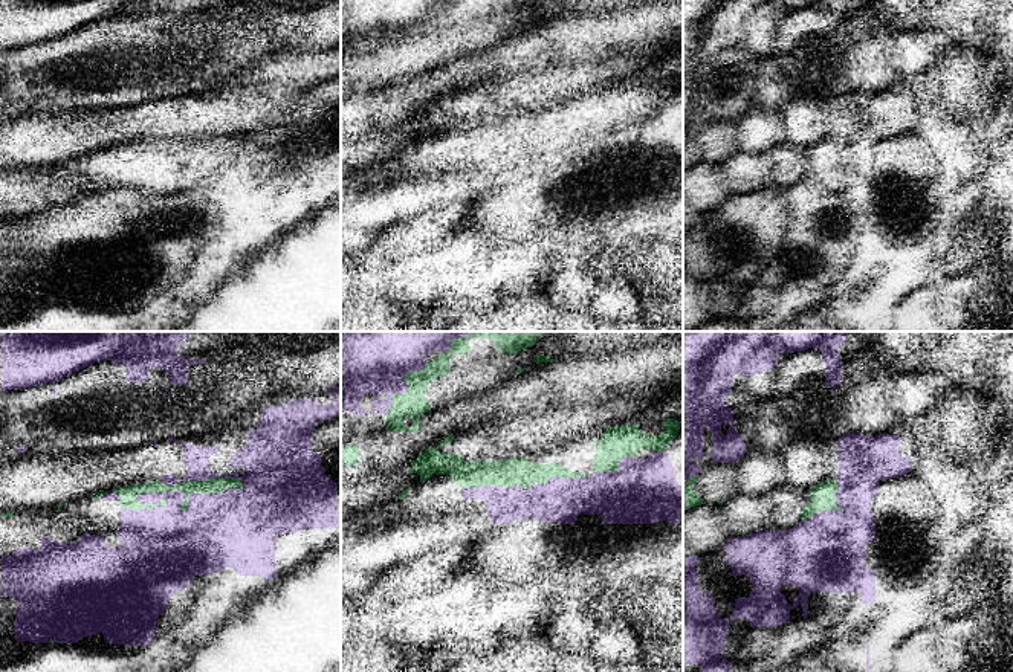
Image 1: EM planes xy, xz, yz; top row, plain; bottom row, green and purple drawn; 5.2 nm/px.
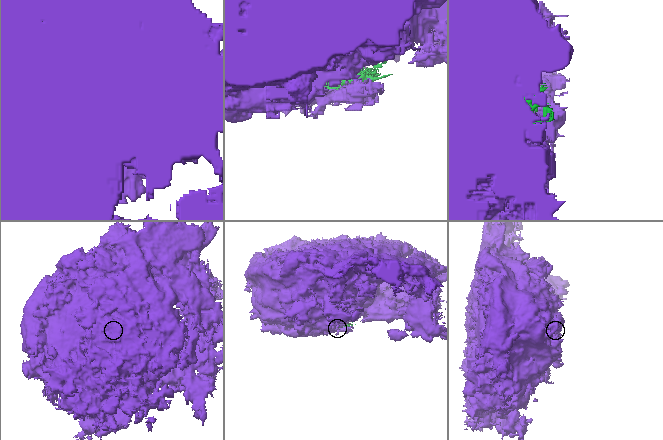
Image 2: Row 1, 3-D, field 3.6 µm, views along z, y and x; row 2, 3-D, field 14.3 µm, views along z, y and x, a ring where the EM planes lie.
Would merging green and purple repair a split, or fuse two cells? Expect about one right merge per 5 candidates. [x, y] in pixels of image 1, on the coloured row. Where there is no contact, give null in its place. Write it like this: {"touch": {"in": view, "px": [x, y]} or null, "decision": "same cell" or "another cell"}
{"touch": {"in": "xy", "px": [174, 489]}, "decision": "another cell"}

